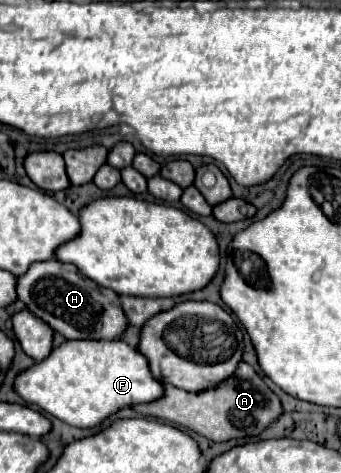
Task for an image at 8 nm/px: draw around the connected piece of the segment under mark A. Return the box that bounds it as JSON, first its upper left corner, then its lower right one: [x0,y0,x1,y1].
[133,362,283,442]

